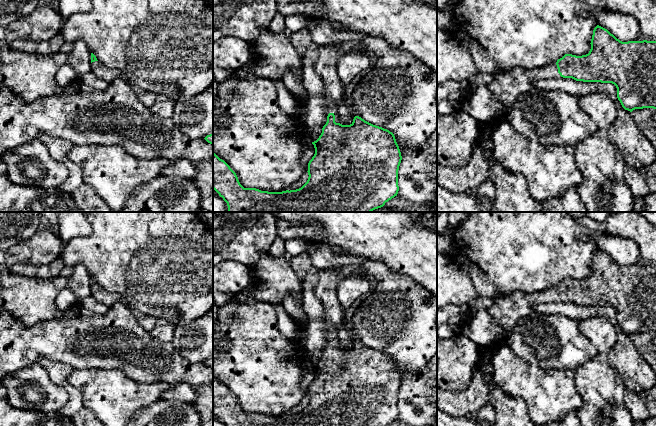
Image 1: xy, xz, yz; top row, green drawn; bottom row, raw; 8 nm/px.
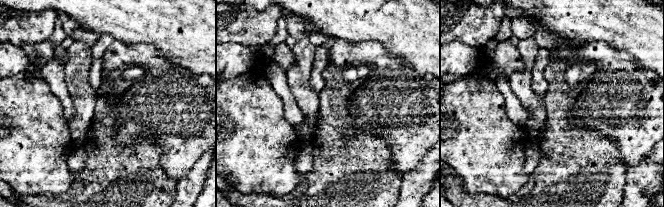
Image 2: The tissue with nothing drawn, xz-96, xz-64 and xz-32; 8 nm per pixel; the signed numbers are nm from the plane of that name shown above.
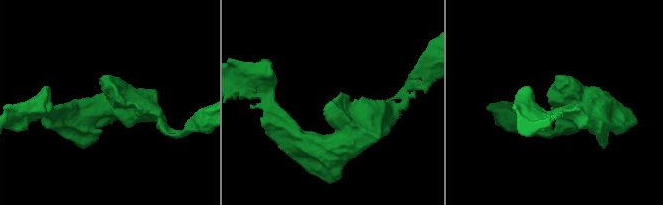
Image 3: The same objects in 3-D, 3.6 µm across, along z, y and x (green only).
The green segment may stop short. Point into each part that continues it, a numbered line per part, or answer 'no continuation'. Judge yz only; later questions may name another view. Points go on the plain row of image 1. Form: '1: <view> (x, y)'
1: yz (508, 310)

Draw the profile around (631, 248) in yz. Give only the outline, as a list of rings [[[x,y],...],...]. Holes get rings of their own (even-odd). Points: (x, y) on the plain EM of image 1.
[[[606,233],[588,239],[597,245],[597,249],[607,253],[622,266],[637,265],[641,259],[637,243],[629,238]]]

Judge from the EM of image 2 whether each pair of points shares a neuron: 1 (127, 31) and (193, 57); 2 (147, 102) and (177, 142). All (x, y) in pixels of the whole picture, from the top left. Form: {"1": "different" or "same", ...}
{"1": "same", "2": "same"}

